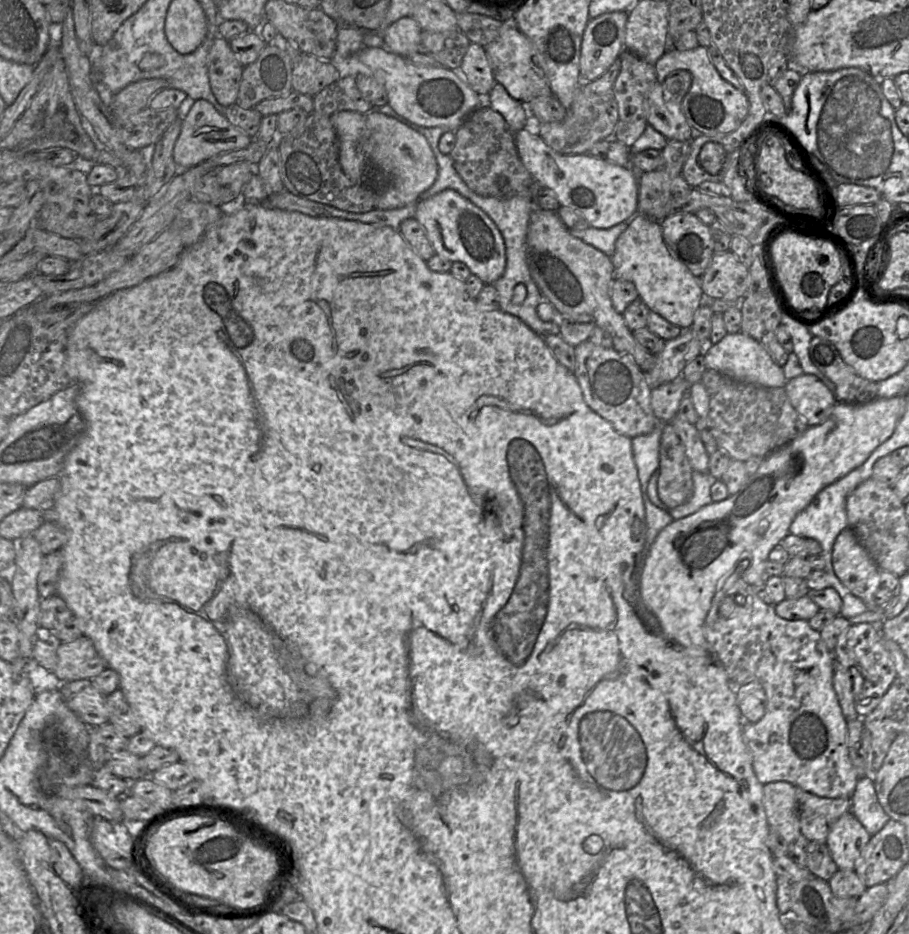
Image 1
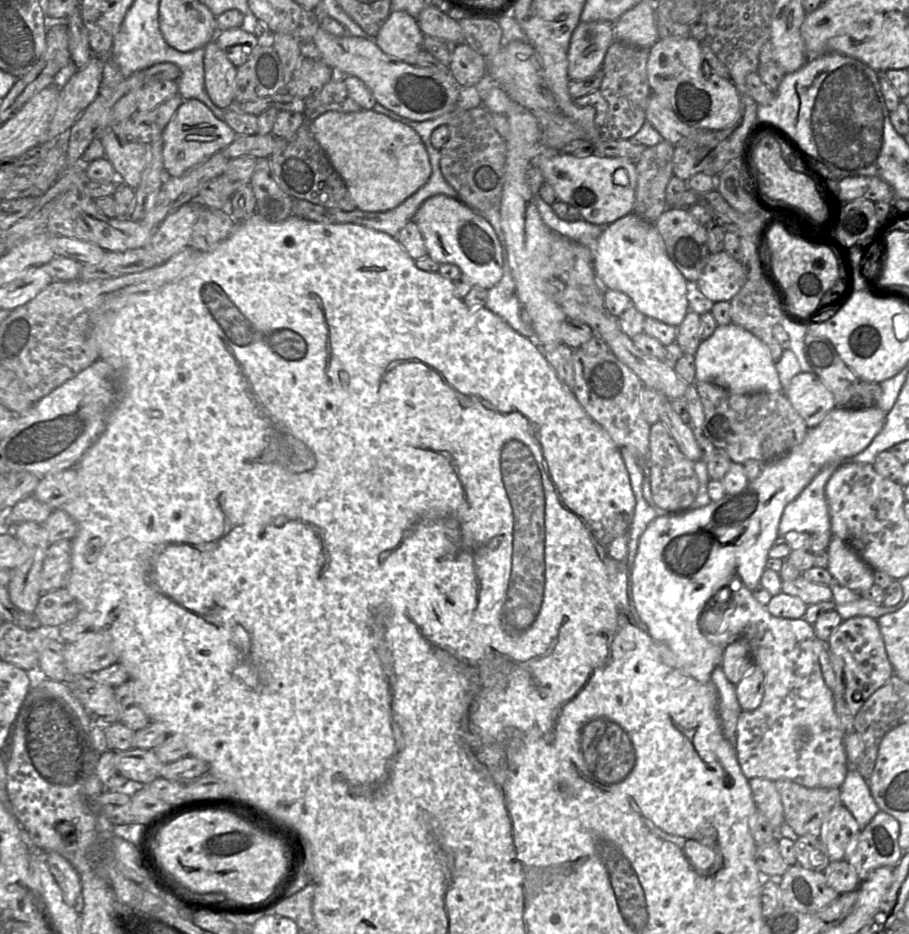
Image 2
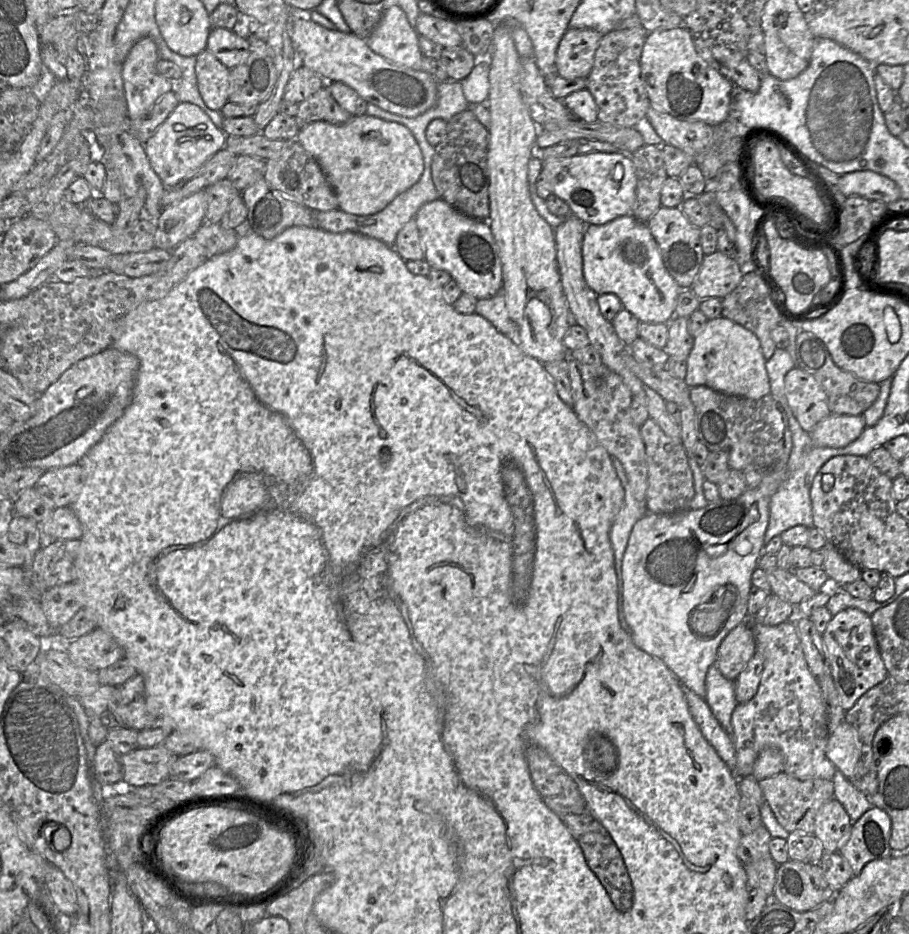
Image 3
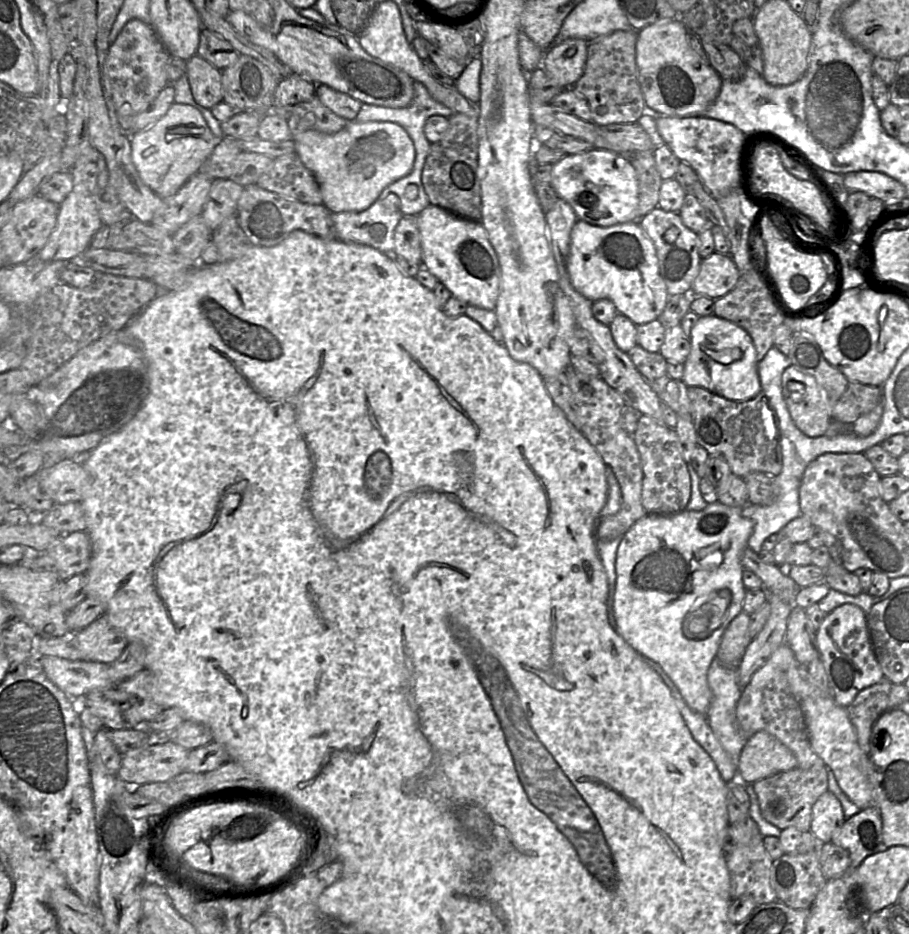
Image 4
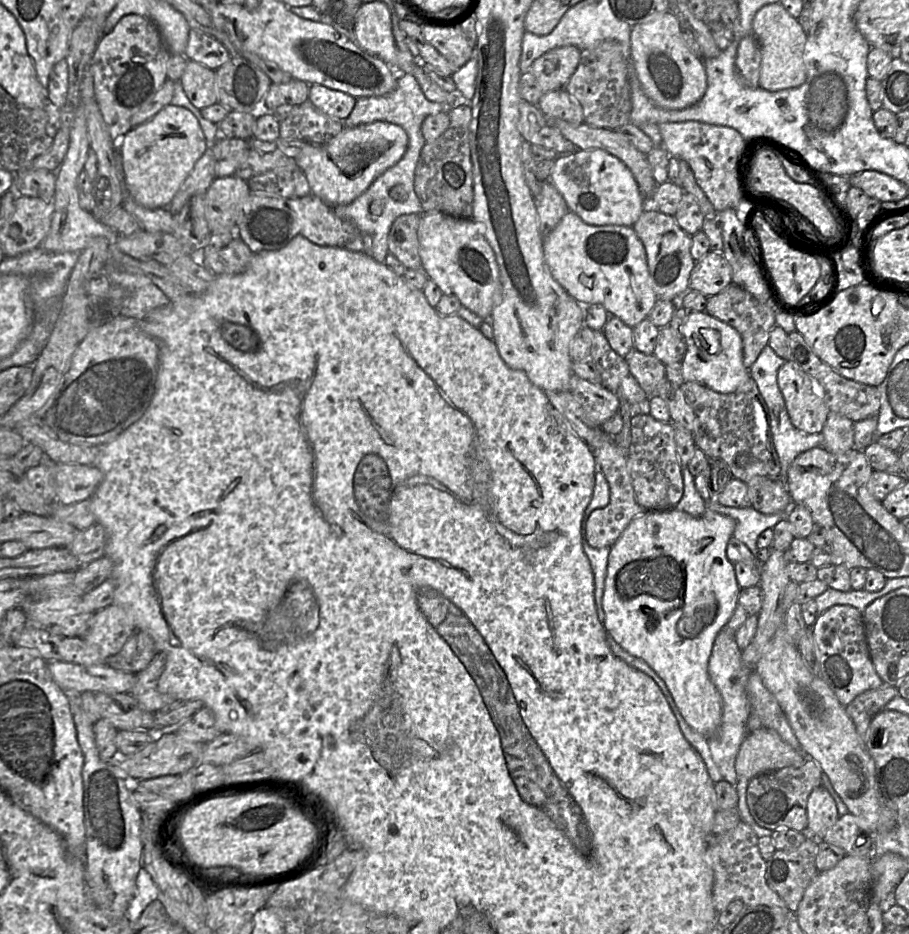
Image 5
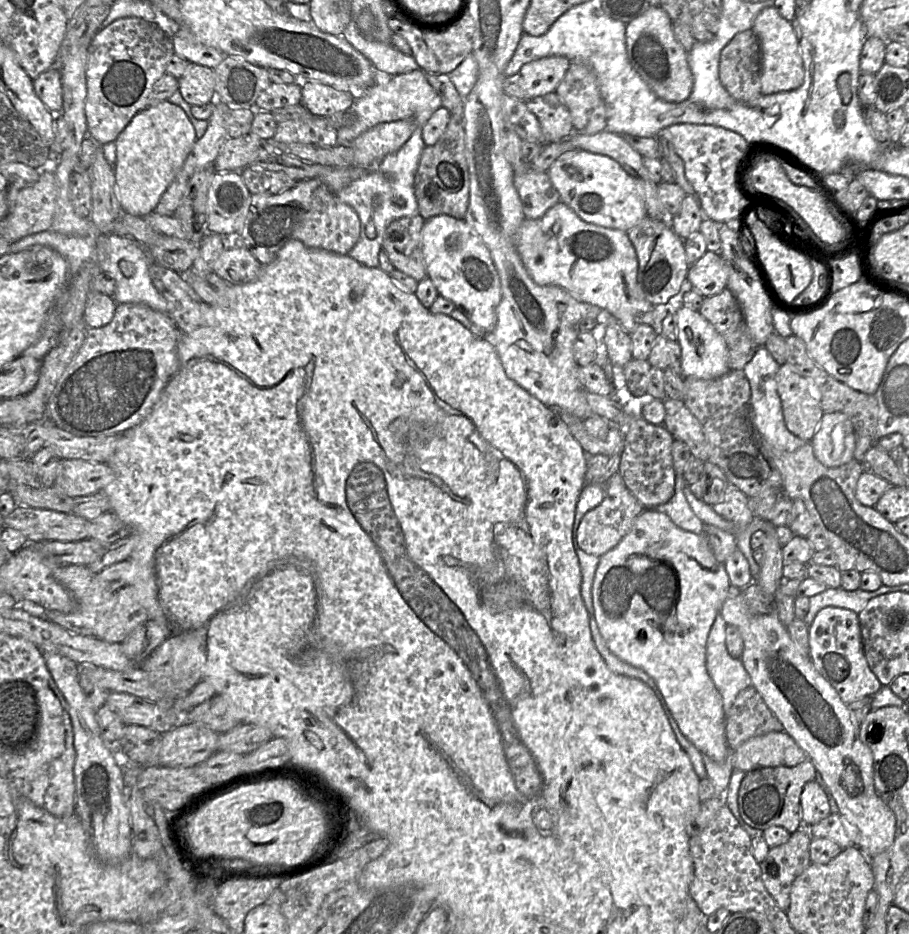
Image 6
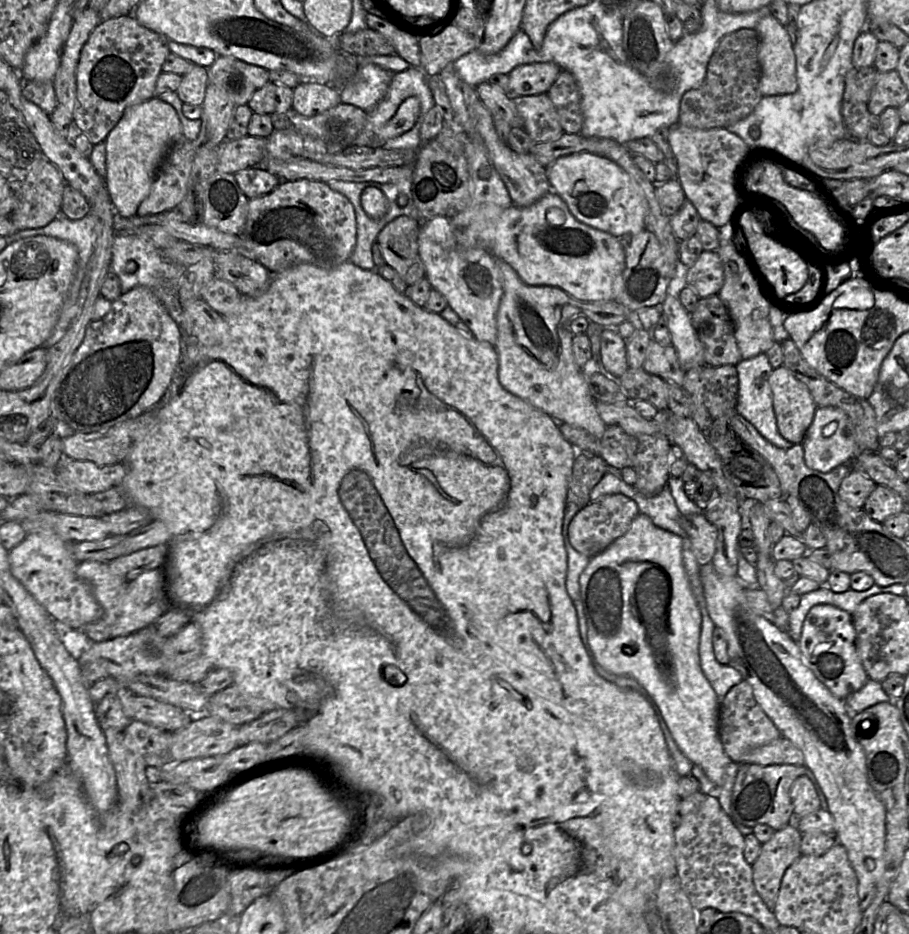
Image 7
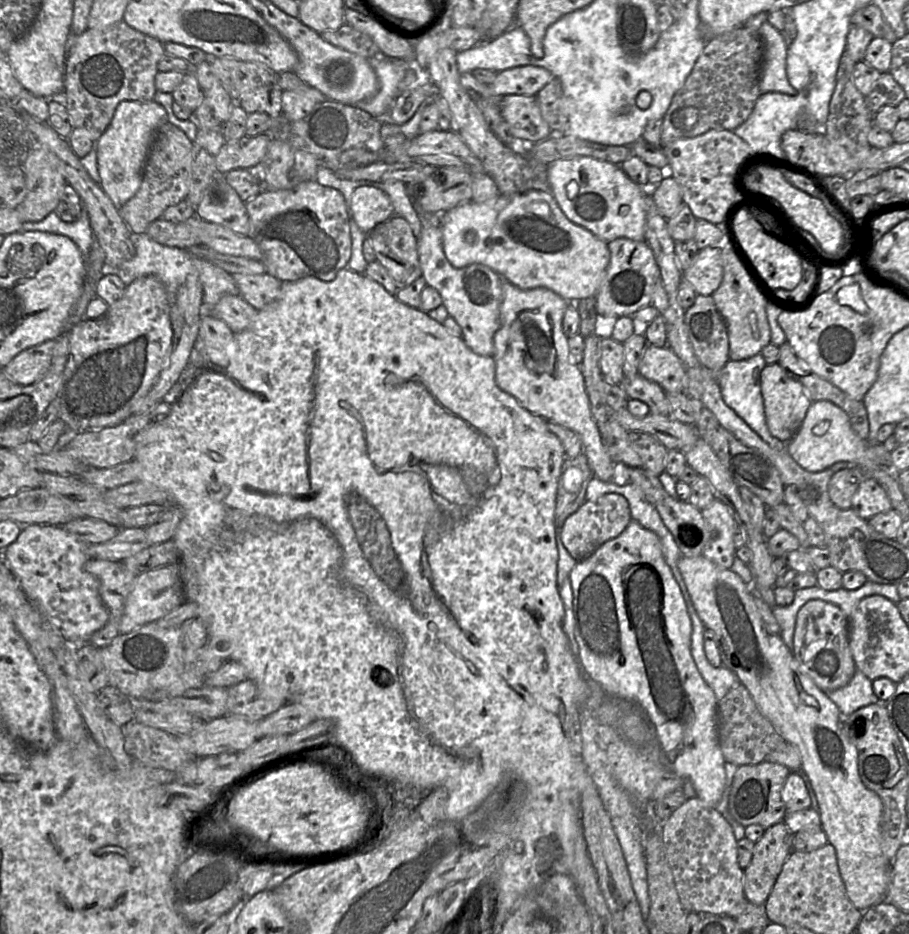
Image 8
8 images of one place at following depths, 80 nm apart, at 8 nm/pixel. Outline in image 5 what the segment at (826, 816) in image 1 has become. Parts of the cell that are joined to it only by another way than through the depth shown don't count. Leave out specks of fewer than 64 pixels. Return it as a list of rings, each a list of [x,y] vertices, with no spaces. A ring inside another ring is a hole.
[[[811,758],[801,767],[785,767],[776,771],[758,775],[748,781],[746,800],[754,821],[769,830],[789,828],[798,832],[807,832],[807,802],[811,792],[822,786],[823,771]]]

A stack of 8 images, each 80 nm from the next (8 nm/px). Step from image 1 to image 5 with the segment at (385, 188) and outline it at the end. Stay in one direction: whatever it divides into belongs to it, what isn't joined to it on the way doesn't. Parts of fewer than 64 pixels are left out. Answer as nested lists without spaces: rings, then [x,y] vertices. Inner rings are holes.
[[[377,121],[354,128],[344,128],[325,144],[305,145],[294,158],[305,174],[311,193],[334,208],[349,204],[371,183],[404,155],[408,145],[407,133],[398,125]]]

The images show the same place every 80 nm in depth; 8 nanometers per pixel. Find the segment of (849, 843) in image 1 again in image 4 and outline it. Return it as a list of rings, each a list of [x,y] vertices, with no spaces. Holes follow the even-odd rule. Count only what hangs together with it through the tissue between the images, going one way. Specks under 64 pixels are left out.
[[[832,792],[822,794],[812,807],[810,832],[820,844],[831,843],[834,832],[839,829],[846,818],[840,801]]]

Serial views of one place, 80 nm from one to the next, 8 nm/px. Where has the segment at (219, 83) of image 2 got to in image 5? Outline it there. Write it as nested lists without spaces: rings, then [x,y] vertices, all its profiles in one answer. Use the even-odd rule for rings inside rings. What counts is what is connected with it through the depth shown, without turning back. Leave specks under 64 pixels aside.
[[[188,60],[179,82],[190,102],[198,109],[217,103],[215,71]]]

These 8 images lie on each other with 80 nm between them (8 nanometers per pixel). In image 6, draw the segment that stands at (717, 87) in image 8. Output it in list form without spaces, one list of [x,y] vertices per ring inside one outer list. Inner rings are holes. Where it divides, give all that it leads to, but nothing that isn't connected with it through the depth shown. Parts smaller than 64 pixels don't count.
[[[752,29],[737,33],[722,49],[719,78],[739,102],[748,103],[761,95],[761,49]]]

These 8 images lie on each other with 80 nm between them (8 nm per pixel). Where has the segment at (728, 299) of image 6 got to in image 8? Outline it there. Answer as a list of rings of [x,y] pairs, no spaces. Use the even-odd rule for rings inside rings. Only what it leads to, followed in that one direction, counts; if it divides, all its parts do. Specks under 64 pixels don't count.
[[[696,295],[693,305],[684,312],[684,325],[702,366],[720,370],[730,360],[726,324],[711,295]]]

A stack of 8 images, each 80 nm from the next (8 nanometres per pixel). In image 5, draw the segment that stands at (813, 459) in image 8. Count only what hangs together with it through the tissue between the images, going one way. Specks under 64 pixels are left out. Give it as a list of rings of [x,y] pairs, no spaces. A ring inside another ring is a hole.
[[[830,413],[821,431],[822,448],[832,454],[843,454],[853,449],[854,423],[845,416]]]

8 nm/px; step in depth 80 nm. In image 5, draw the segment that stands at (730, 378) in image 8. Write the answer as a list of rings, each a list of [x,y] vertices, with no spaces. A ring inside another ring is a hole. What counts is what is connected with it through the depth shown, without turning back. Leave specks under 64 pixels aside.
[[[766,345],[756,361],[748,369],[751,379],[757,386],[759,399],[767,414],[772,442],[781,464],[781,477],[784,478],[784,480],[786,479],[788,467],[797,456],[807,450],[822,447],[823,445],[823,436],[821,433],[804,433],[796,429],[790,421],[785,401],[777,383],[778,371],[785,362],[786,360],[780,358],[770,346]]]

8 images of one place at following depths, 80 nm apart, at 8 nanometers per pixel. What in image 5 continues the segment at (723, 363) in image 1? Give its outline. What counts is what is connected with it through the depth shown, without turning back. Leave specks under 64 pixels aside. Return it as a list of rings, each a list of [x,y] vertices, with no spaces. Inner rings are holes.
[[[689,312],[682,328],[686,353],[681,363],[684,382],[697,382],[723,394],[735,392],[751,379],[743,363],[743,341],[733,327],[706,312]]]

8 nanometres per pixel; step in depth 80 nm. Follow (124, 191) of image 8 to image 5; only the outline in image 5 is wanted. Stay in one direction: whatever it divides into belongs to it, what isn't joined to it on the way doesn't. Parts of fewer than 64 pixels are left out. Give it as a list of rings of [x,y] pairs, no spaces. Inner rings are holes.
[[[169,104],[151,119],[127,132],[118,145],[127,194],[143,207],[156,209],[171,204],[210,144],[190,110]]]

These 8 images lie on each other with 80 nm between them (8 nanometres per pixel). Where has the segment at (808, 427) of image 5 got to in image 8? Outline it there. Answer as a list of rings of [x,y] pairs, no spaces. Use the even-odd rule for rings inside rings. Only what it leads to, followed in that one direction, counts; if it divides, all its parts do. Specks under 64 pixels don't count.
[[[777,363],[766,365],[760,374],[765,417],[772,436],[789,442],[798,432],[813,402],[801,383],[792,379]]]

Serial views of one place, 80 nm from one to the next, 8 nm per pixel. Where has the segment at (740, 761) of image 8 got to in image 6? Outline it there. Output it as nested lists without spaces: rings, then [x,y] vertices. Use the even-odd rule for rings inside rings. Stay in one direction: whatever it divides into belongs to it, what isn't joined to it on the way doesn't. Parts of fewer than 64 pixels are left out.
[[[752,685],[739,692],[725,713],[725,736],[731,751],[750,738],[782,730],[782,724]]]

